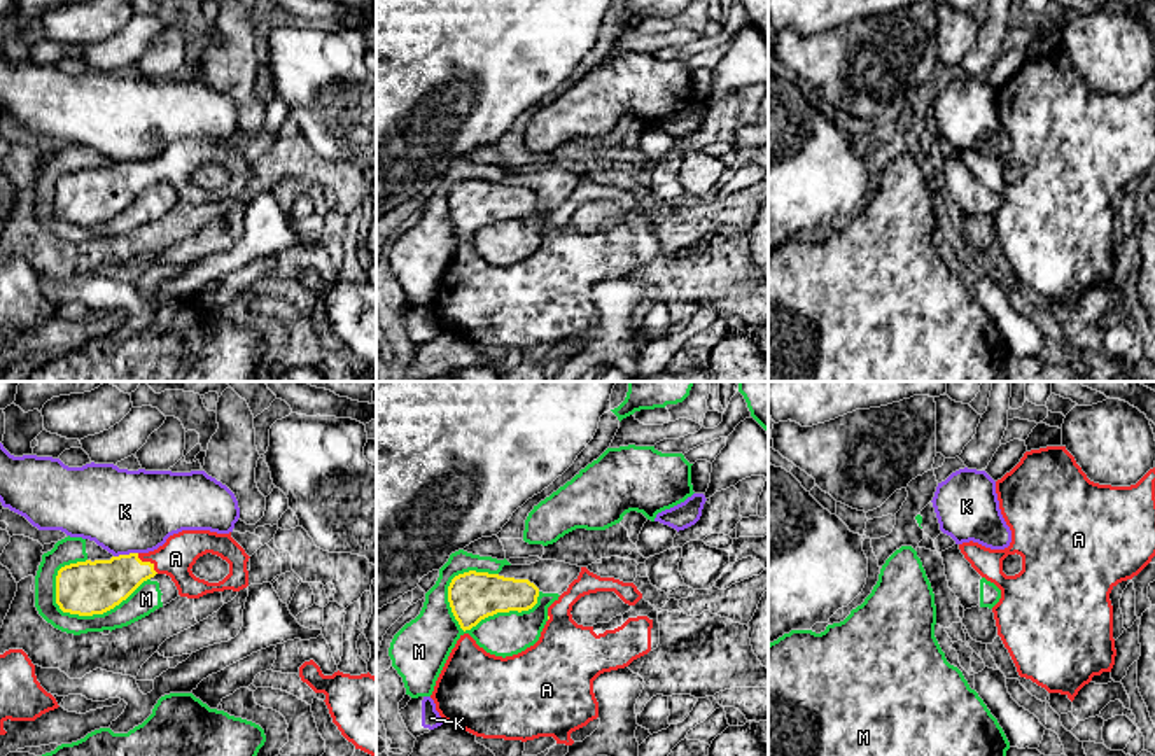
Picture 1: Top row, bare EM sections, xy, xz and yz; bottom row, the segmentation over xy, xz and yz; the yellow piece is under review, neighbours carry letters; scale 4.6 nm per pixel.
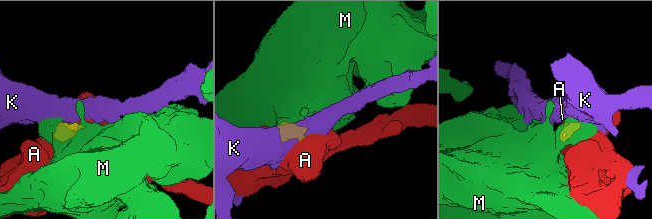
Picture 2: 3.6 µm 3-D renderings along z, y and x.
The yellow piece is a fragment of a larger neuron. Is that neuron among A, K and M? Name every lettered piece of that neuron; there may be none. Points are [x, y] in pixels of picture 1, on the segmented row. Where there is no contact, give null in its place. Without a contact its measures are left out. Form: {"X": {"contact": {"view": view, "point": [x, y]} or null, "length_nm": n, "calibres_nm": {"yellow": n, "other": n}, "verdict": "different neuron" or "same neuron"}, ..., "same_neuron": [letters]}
{"A": {"contact": {"view": "xy", "point": [147, 562]}, "length_nm": 140, "calibres_nm": {"yellow": 240, "other": 170}, "verdict": "same neuron"}, "K": {"contact": {"view": "xy", "point": [125, 555]}, "length_nm": 110, "calibres_nm": {"yellow": 240, "other": 380}, "verdict": "different neuron"}, "M": {"contact": {"view": "xz", "point": [490, 615]}, "length_nm": 440, "calibres_nm": {"yellow": 220, "other": 200}, "verdict": "different neuron"}, "same_neuron": ["A"]}

